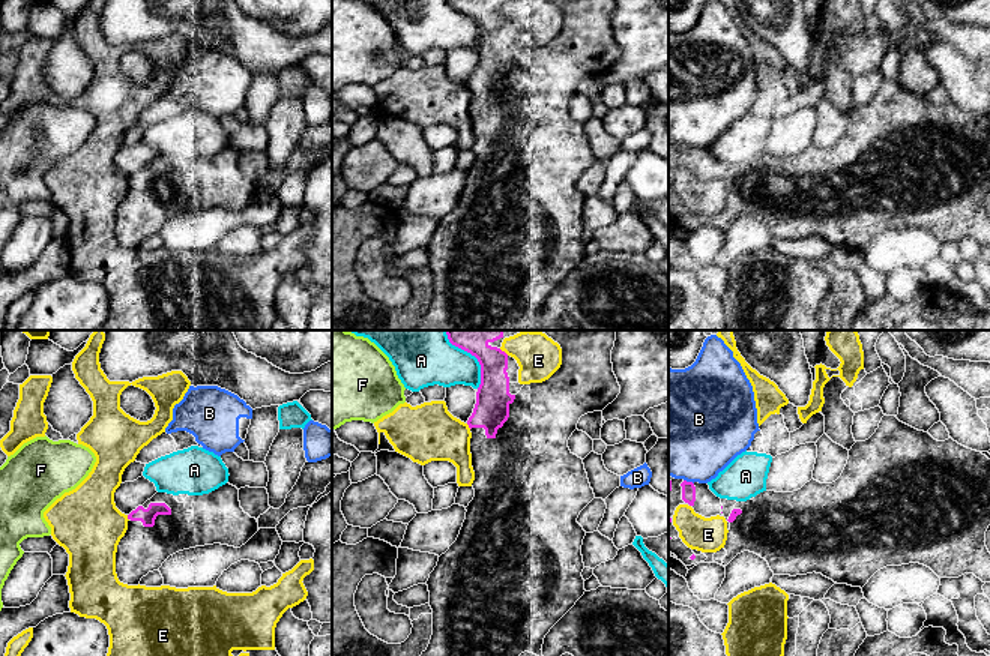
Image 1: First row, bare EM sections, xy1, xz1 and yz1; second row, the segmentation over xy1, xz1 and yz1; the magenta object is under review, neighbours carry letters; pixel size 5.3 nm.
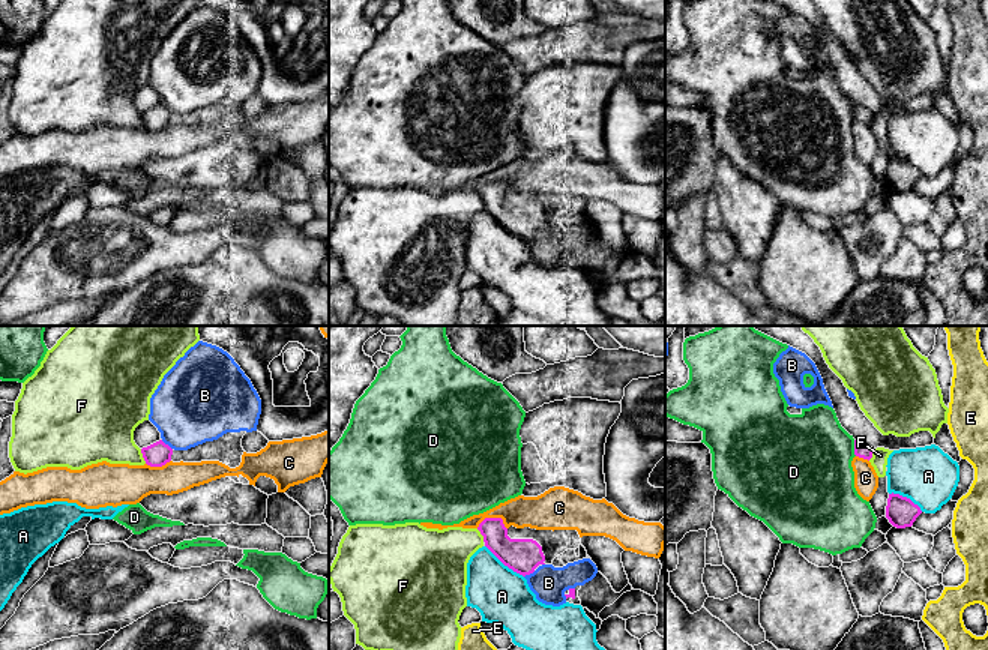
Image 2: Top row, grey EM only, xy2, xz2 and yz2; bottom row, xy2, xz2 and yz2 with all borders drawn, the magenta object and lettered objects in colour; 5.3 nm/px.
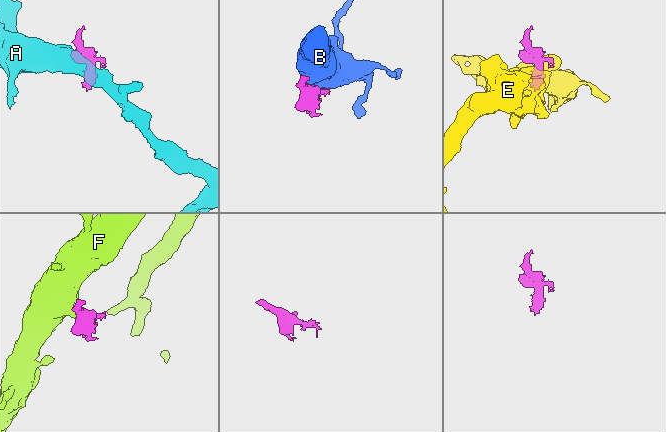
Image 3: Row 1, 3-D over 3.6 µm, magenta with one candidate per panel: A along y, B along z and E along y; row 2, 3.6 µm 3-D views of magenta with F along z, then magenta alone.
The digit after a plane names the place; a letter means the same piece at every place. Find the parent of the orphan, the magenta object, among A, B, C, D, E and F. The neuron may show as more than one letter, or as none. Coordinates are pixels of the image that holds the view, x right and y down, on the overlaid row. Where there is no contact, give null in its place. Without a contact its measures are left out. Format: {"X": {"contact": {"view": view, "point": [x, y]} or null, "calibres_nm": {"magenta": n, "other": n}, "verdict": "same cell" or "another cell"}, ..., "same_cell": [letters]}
{"A": {"contact": {"view": "xz1", "point": [472, 355]}, "calibres_nm": {"magenta": 220, "other": 300}, "verdict": "another cell"}, "B": {"contact": {"view": "xy2", "point": [167, 445]}, "calibres_nm": {"magenta": 130, "other": 420}, "verdict": "another cell"}, "C": {"contact": {"view": "xz2", "point": [494, 518]}, "calibres_nm": {"magenta": 180, "other": 180}, "verdict": "another cell"}, "D": {"contact": {"view": "yz2", "point": [855, 448]}, "calibres_nm": {"magenta": 80, "other": 460}, "verdict": "another cell"}, "E": {"contact": {"view": "xz1", "point": [469, 427]}, "calibres_nm": {"magenta": 190, "other": 300}, "verdict": "another cell"}, "F": {"contact": {"view": "xy2", "point": [143, 457]}, "calibres_nm": {"magenta": 130, "other": 320}, "verdict": "another cell"}, "same_cell": []}

